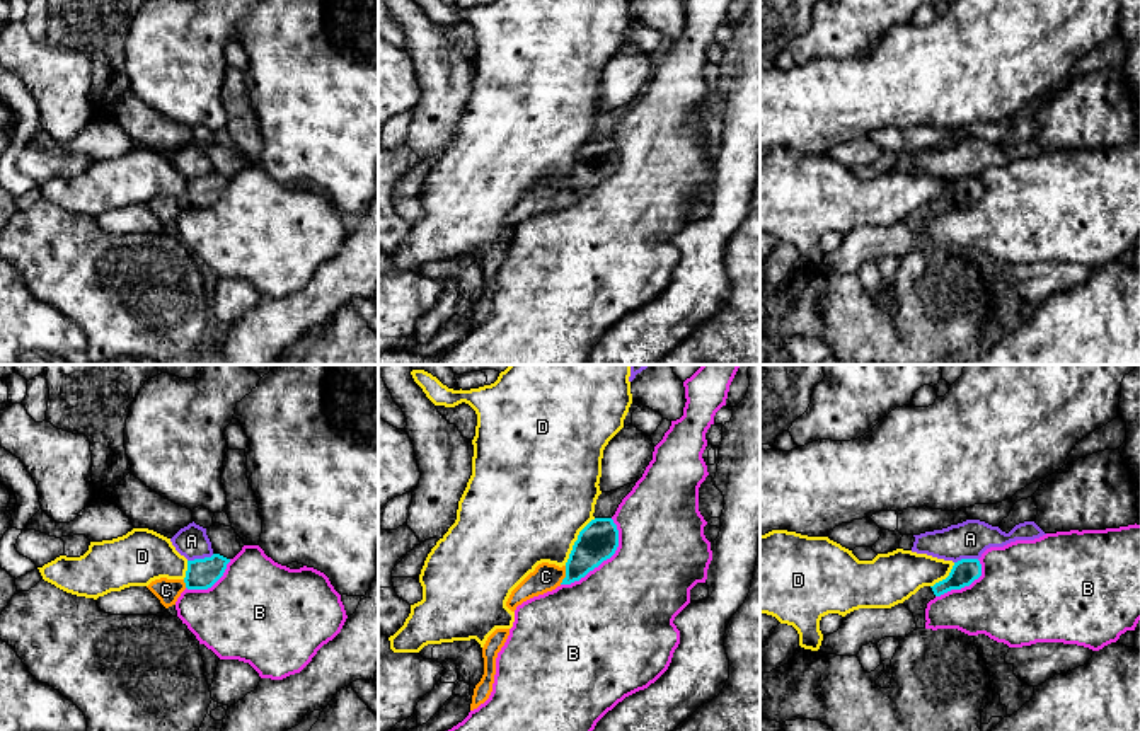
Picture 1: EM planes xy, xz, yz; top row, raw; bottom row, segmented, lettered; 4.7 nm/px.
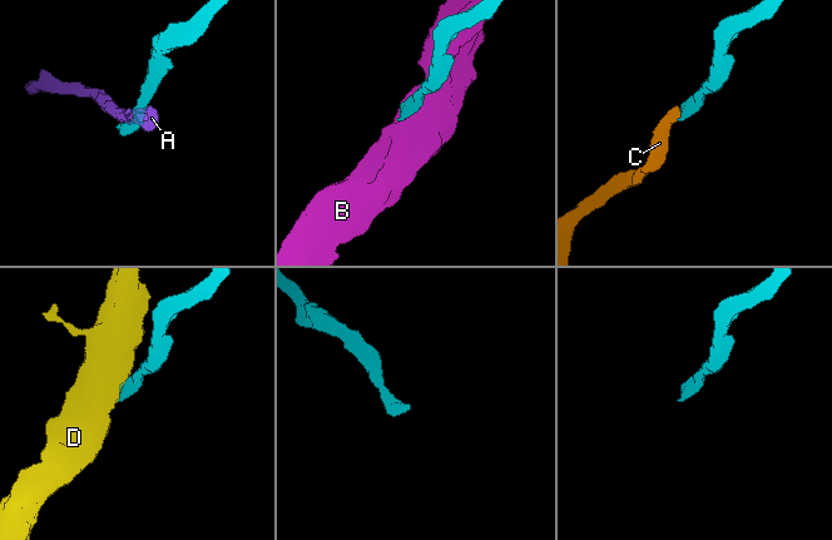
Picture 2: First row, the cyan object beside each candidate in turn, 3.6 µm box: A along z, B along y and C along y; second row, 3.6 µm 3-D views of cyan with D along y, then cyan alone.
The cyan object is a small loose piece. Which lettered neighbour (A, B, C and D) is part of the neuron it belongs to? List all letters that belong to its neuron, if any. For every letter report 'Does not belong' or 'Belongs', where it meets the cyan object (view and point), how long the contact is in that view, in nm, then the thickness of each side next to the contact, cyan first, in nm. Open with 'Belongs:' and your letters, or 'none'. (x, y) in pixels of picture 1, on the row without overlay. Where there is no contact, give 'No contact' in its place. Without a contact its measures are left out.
Belongs: C
A: Does not belong. Touches cyan at xy (200, 178). Shared border 130 nm. Thickness 140 nm (cyan) against 150 nm
B: Does not belong. Touches cyan at xz (604, 178). Shared border 400 nm. Thickness 190 nm (cyan) against 460 nm
C: Belongs. Touches cyan at xz (566, 193). Shared border 90 nm. Thickness 190 nm (cyan) against 130 nm
D: Does not belong. Touches cyan at xz (576, 159). Shared border 260 nm. Thickness 190 nm (cyan) against 480 nm

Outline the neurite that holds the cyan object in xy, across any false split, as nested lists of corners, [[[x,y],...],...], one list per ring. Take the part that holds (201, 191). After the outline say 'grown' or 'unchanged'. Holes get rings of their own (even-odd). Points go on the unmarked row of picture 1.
[[[213,172],[211,176],[187,179],[187,189],[184,198],[160,196],[152,199],[147,206],[169,227],[176,223],[181,211],[187,208],[208,208],[225,191],[230,177]]]; grown

